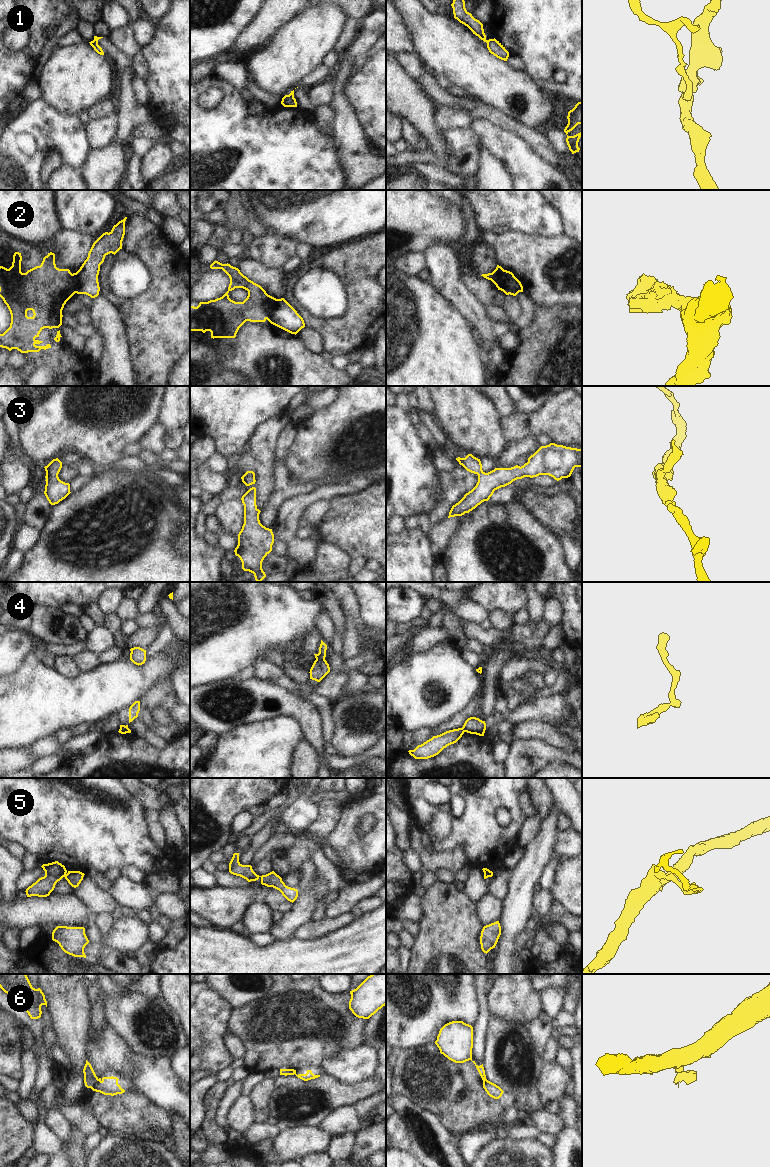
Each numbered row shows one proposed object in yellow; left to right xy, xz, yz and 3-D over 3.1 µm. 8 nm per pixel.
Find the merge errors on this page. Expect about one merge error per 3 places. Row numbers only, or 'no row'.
1, 2, 4, 5, 6

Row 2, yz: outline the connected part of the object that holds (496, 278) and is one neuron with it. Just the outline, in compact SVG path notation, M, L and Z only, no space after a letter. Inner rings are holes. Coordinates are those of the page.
M488 273L488 274L482 274L484 278L491 280L496 287L499 289L501 286L503 286L503 279L502 279L502 274L500 273Z

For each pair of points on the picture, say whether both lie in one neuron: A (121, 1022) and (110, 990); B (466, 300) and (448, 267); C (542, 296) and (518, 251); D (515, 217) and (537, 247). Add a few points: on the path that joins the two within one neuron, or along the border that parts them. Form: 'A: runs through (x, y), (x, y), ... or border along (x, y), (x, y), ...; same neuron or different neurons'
A: border along (135, 992), (109, 997), (100, 1003); different neurons
B: runs through (458, 292), (448, 282), (448, 275); same neuron
C: runs through (542, 285), (542, 275), (529, 262); same neuron
D: border along (505, 231), (520, 231), (551, 238); different neurons

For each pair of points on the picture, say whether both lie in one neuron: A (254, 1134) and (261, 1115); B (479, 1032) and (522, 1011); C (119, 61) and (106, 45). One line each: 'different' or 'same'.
A: different
B: different
C: same

